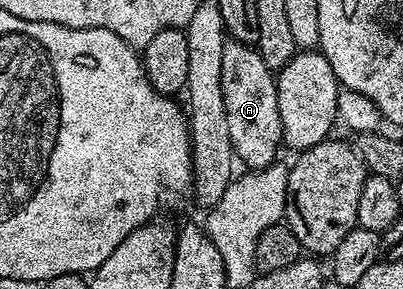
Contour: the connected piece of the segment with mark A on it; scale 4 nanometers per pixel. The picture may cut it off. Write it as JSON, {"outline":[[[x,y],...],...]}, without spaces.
{"outline":[[[229,39],[222,50],[222,99],[225,103],[227,125],[230,130],[230,142],[235,159],[245,164],[248,170],[263,170],[277,163],[276,156],[284,144],[284,127],[278,114],[278,94],[276,93],[276,77],[273,69],[266,66],[264,59],[253,45],[243,44]]]}

